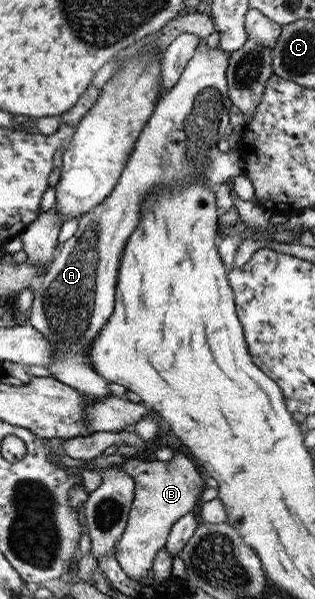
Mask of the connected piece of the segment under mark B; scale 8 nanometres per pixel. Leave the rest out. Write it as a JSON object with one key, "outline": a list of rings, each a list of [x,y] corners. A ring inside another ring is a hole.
{"outline":[[[179,451],[173,452],[173,457],[167,463],[128,457],[120,465],[108,464],[105,467],[118,467],[134,481],[132,504],[123,533],[114,545],[114,554],[128,578],[140,580],[150,569],[155,553],[164,547],[173,523],[199,504],[205,484],[195,465]]]}

